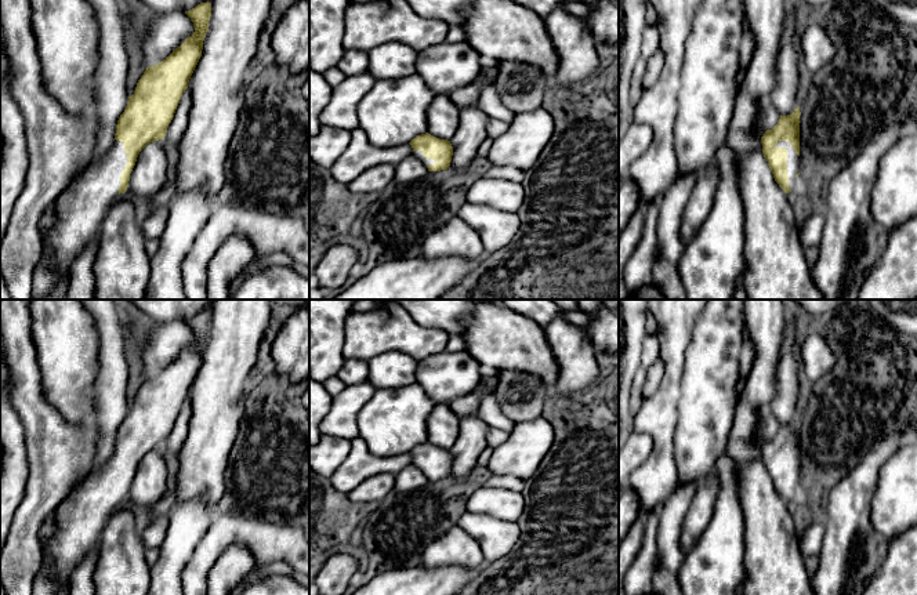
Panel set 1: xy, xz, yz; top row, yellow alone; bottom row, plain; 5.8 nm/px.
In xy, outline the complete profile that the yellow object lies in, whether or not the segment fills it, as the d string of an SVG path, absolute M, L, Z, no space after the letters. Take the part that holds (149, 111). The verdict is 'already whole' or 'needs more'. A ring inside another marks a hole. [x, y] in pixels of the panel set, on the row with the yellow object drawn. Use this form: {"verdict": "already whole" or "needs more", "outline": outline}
{"verdict": "needs more", "outline": "M200 3L195 8L185 11L185 14L193 22L193 35L186 37L166 59L146 68L117 120L113 146L106 155L81 170L73 184L55 200L58 221L48 233L47 248L35 271L32 284L32 297L35 300L41 300L54 287L59 275L69 279L70 264L98 235L99 226L115 199L127 191L130 174L139 152L149 142L164 139L167 127L202 57L203 40L211 17L211 3Z"}

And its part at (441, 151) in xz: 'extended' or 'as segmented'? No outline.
extended

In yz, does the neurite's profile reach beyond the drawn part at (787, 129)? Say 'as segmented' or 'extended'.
extended

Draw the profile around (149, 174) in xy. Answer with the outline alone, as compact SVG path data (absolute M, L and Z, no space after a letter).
M163 139L149 142L138 155L127 192L144 202L162 191L167 181L167 150Z

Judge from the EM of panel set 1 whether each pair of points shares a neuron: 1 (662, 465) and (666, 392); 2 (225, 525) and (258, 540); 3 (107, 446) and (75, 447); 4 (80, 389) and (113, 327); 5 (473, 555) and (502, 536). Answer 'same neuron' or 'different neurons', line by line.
1: same neuron
2: same neuron
3: different neurons
4: different neurons
5: different neurons

